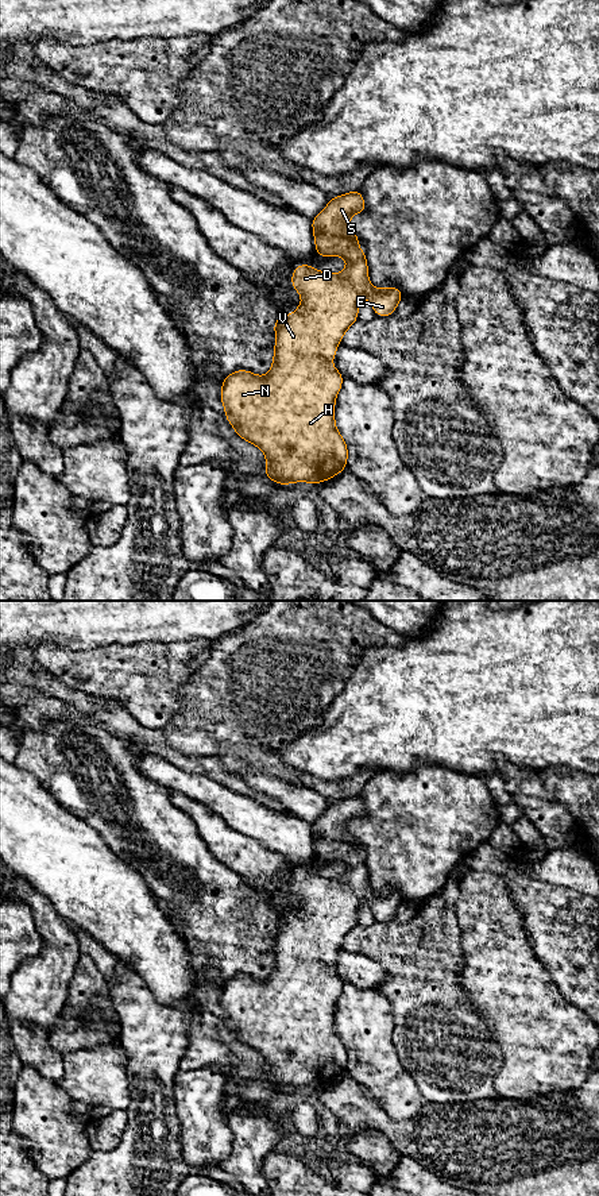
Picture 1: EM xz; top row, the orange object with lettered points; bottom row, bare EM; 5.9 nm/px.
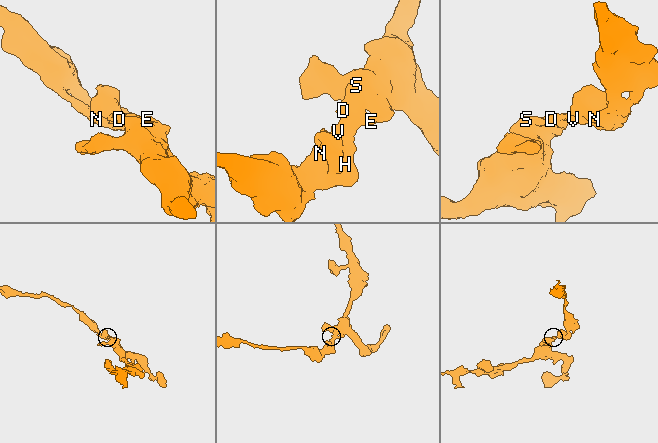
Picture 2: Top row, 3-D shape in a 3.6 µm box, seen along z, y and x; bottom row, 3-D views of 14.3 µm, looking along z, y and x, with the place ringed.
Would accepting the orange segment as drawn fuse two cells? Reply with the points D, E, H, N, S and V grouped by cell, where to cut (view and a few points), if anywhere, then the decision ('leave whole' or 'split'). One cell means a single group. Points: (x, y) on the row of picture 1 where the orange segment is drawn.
groups D E H N S V; cut none; leave whole

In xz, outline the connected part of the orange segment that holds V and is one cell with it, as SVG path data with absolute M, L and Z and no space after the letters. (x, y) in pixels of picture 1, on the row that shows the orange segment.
M359 190L331 197L326 208L312 220L314 244L318 256L340 255L347 259L347 267L339 274L326 274L306 263L294 269L291 283L301 294L302 304L293 315L274 321L275 350L271 370L264 377L237 370L223 382L220 398L227 413L225 418L235 427L236 435L264 452L267 462L264 475L279 485L293 482L314 485L345 470L348 450L335 425L335 401L343 385L343 375L331 360L336 355L336 347L341 343L344 332L358 320L359 304L364 296L370 300L376 316L394 315L397 304L403 297L403 293L394 286L378 290L368 282L366 254L359 248L359 238L349 228L349 217L364 211L366 204Z

